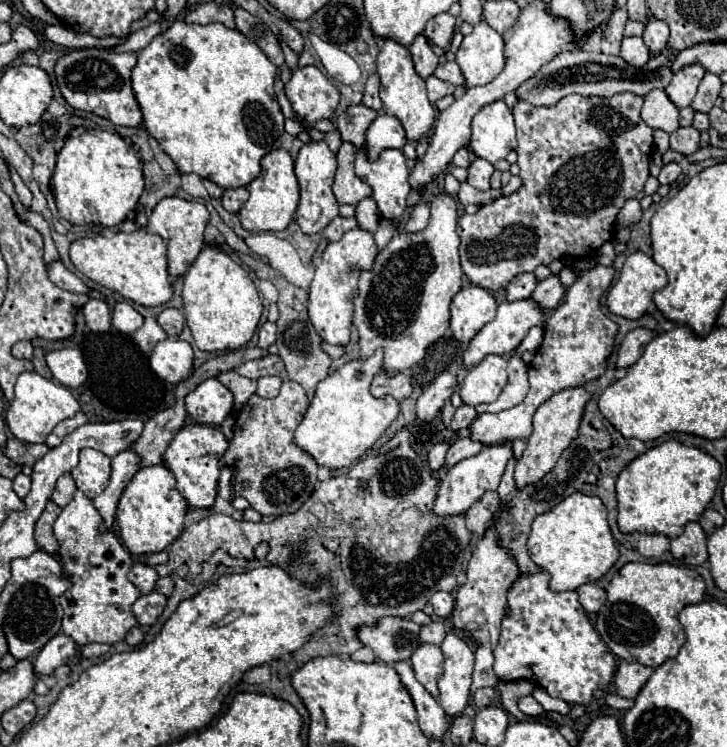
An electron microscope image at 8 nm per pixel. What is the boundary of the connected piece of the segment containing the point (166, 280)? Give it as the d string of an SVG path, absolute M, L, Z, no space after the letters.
M140 228L132 234L116 232L106 236L97 234L92 238L82 238L70 246L72 264L90 280L104 288L110 288L142 306L160 306L172 298L172 278L166 264L166 242L158 234L150 234Z

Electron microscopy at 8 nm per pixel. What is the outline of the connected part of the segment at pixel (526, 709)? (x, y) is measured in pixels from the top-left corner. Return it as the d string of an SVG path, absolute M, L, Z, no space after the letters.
M532 694L520 698L520 700L518 700L518 708L520 708L526 716L534 716L534 718L538 718L538 716L542 716L542 714L546 712L546 710L536 702L536 698L532 698Z

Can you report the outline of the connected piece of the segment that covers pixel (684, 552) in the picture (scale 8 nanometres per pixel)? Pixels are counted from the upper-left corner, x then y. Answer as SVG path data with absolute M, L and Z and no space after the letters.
M688 522L684 534L678 538L672 538L670 552L674 554L676 560L680 560L686 566L704 564L708 560L708 550L706 550L706 534L700 528L700 524Z

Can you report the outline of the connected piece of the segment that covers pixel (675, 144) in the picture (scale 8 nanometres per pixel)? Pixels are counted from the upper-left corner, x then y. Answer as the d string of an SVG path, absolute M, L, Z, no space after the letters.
M694 126L678 128L676 132L670 134L670 148L684 156L694 154L698 150L698 142L700 142L700 132Z

